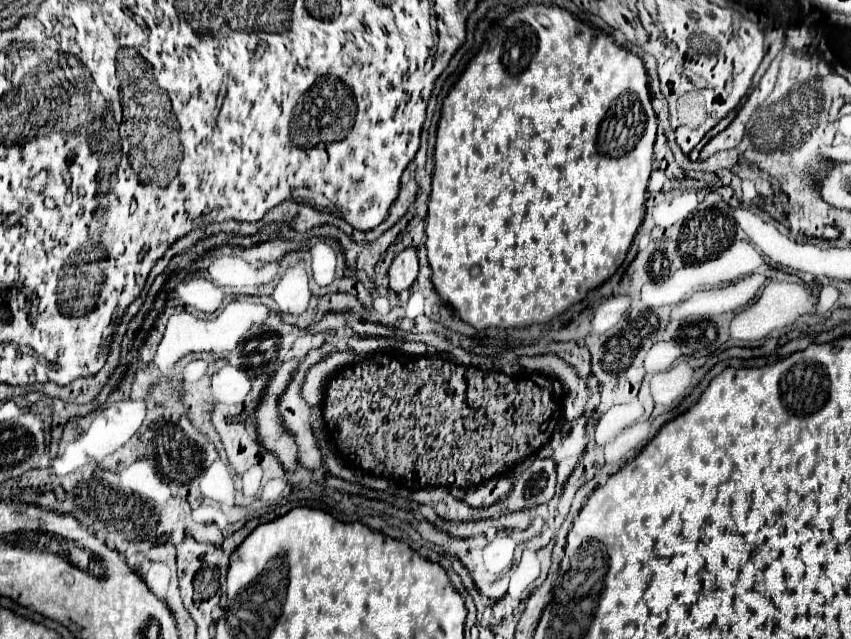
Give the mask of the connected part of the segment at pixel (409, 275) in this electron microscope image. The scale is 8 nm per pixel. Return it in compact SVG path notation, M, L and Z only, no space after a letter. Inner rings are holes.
M405 248L401 254L395 256L391 268L389 268L389 288L393 292L407 290L419 272L419 260L417 260L417 248Z

